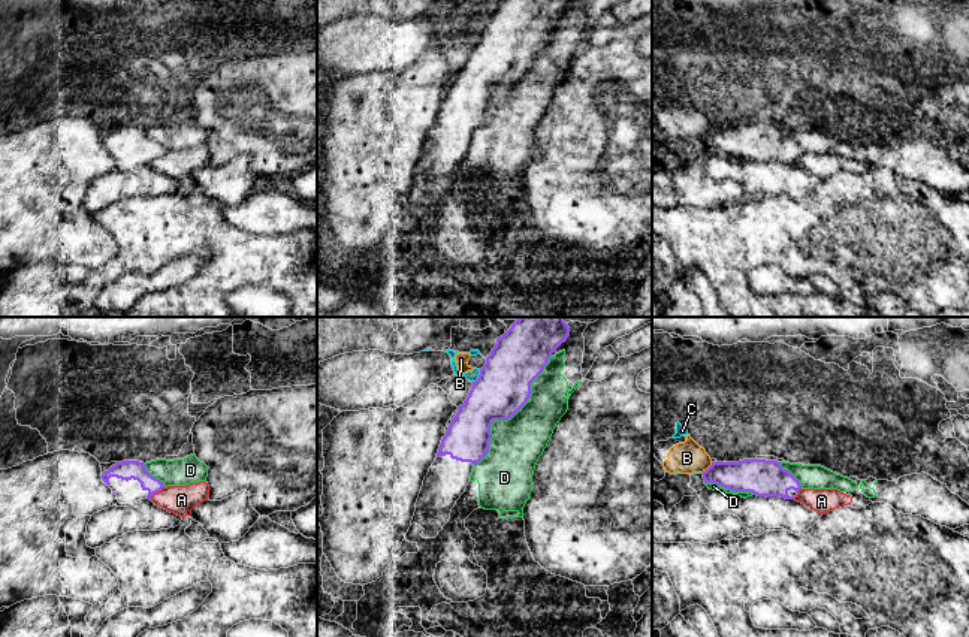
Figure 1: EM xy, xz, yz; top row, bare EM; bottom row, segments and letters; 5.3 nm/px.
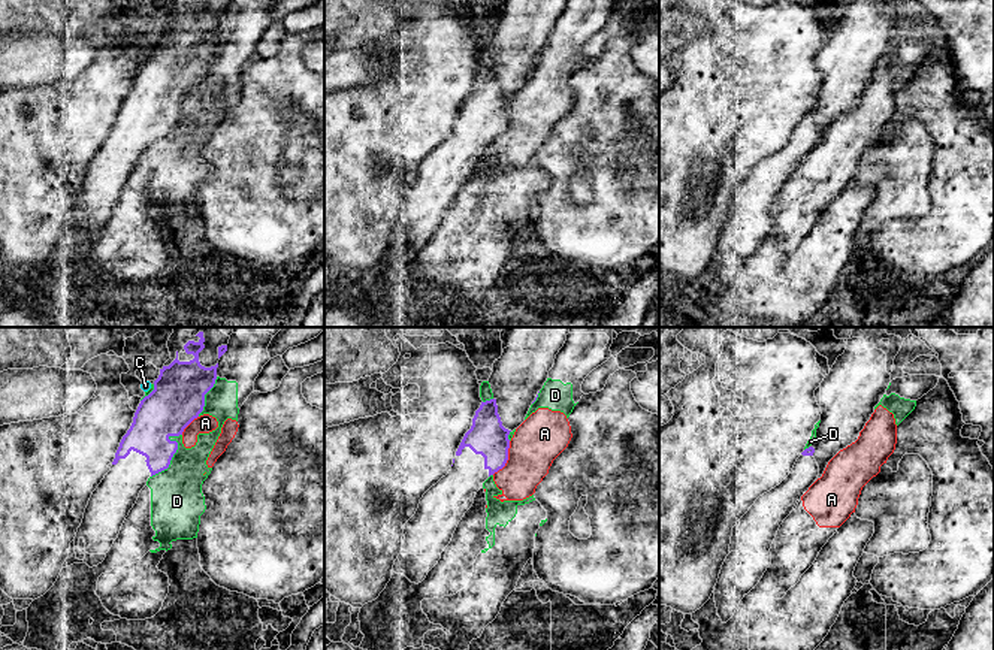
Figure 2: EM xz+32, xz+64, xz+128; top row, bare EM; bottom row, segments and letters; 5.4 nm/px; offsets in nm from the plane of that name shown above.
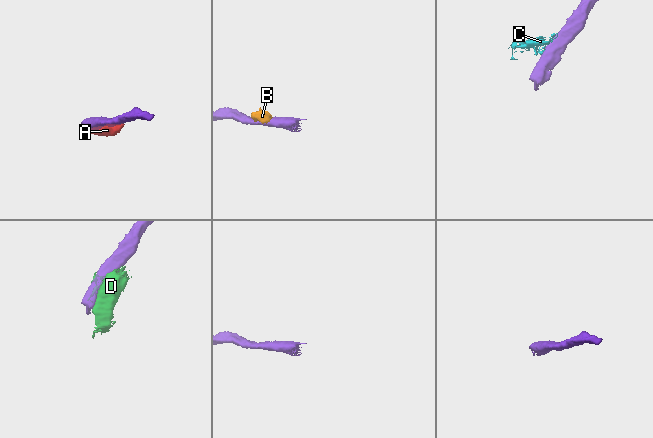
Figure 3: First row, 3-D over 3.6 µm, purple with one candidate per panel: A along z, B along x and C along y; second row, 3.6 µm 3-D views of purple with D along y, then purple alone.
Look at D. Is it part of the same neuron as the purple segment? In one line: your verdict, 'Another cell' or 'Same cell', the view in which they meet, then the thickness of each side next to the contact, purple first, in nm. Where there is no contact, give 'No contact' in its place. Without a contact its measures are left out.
Another cell. Touches purple in xz. Thickness 300 nm (purple) against 280 nm

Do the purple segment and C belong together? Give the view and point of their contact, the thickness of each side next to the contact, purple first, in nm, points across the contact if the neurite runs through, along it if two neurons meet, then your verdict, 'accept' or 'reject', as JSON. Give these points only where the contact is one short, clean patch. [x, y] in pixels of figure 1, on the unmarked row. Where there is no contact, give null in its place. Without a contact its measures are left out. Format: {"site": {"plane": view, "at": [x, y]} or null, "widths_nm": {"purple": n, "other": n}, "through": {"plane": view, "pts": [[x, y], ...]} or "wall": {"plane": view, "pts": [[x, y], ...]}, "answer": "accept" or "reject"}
{"site": {"plane": "xz", "at": [479, 41]}, "widths_nm": {"purple": 300, "other": 60}, "wall": {"plane": "xz", "pts": [[480, 35], [480, 39], [473, 47]]}, "answer": "reject"}

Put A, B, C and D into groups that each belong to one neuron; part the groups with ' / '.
A / B C / D

